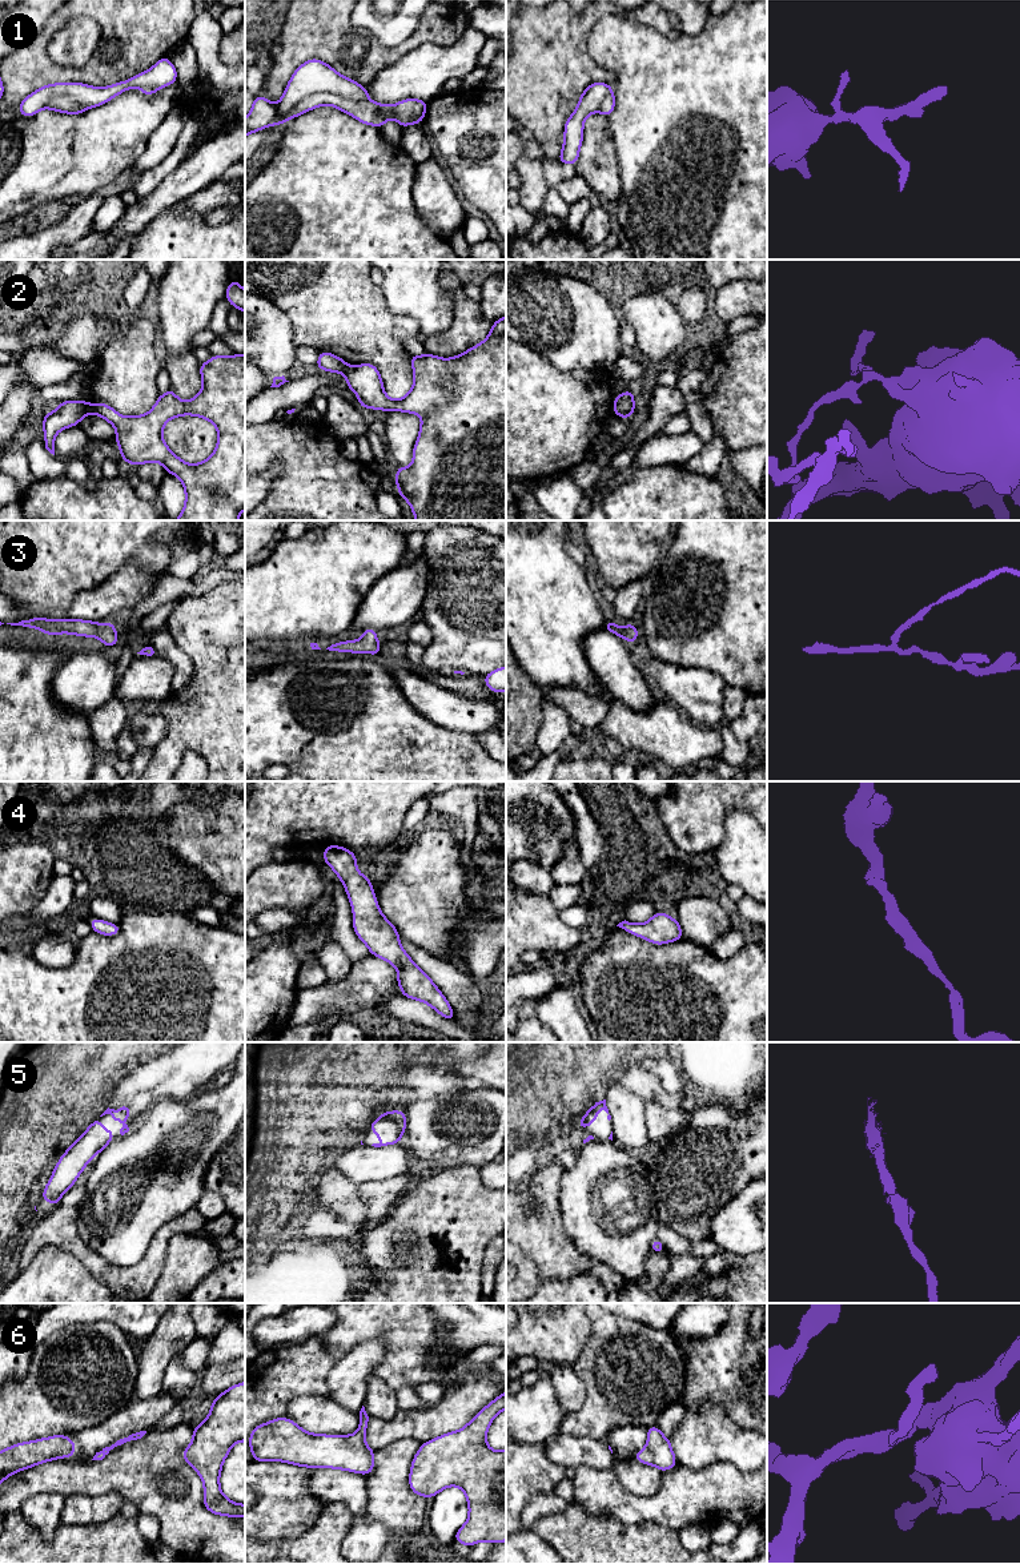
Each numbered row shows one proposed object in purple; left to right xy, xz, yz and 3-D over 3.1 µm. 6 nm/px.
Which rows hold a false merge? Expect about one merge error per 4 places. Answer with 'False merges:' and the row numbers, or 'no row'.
False merges: 1, 2

